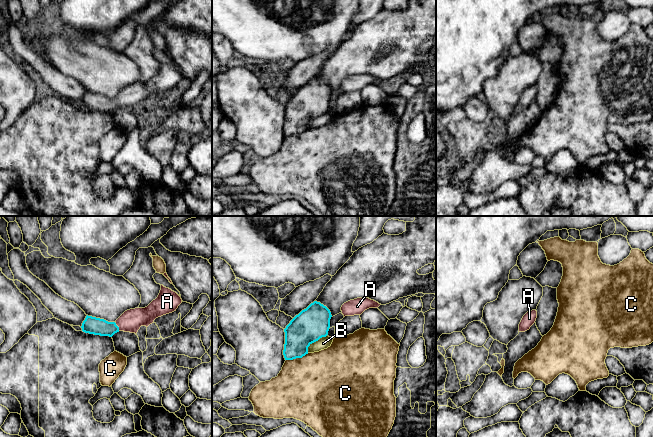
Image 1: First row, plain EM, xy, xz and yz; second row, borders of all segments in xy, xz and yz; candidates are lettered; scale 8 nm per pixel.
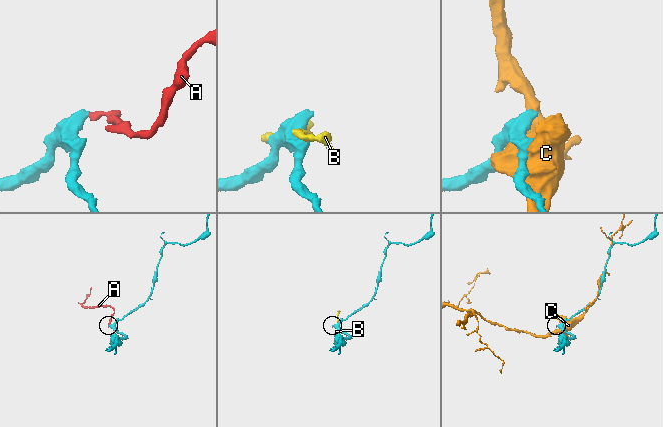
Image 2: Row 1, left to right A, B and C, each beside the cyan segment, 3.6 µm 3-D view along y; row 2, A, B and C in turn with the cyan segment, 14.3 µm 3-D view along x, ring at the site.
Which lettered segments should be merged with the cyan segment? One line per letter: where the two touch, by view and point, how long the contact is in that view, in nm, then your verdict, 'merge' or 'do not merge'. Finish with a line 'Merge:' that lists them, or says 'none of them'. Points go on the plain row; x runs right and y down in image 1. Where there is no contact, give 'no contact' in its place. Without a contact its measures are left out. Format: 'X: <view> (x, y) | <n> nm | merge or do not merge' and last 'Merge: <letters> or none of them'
A: xy (117, 102) | 80 nm | merge
B: xz (314, 117) | 220 nm | do not merge
C: xz (297, 133) | 190 nm | do not merge
Merge: A

